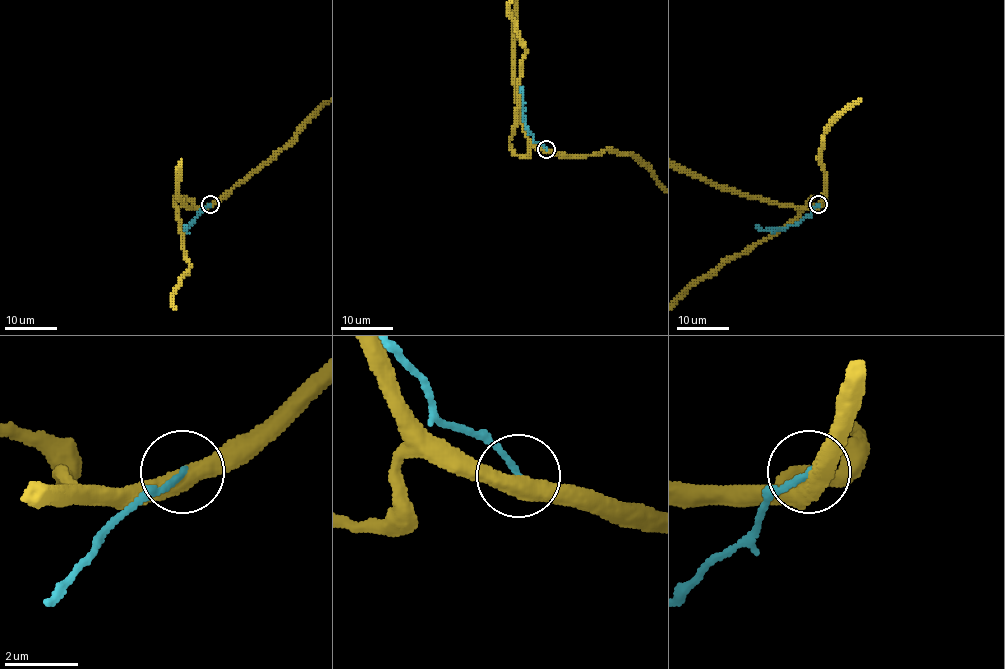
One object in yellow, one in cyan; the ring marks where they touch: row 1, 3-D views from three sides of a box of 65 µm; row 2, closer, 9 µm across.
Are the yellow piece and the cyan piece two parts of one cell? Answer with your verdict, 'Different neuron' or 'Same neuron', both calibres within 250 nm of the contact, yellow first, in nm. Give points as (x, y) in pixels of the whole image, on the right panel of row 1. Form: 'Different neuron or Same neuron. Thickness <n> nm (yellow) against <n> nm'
Different neuron. Thickness 480 nm (yellow) against 150 nm

